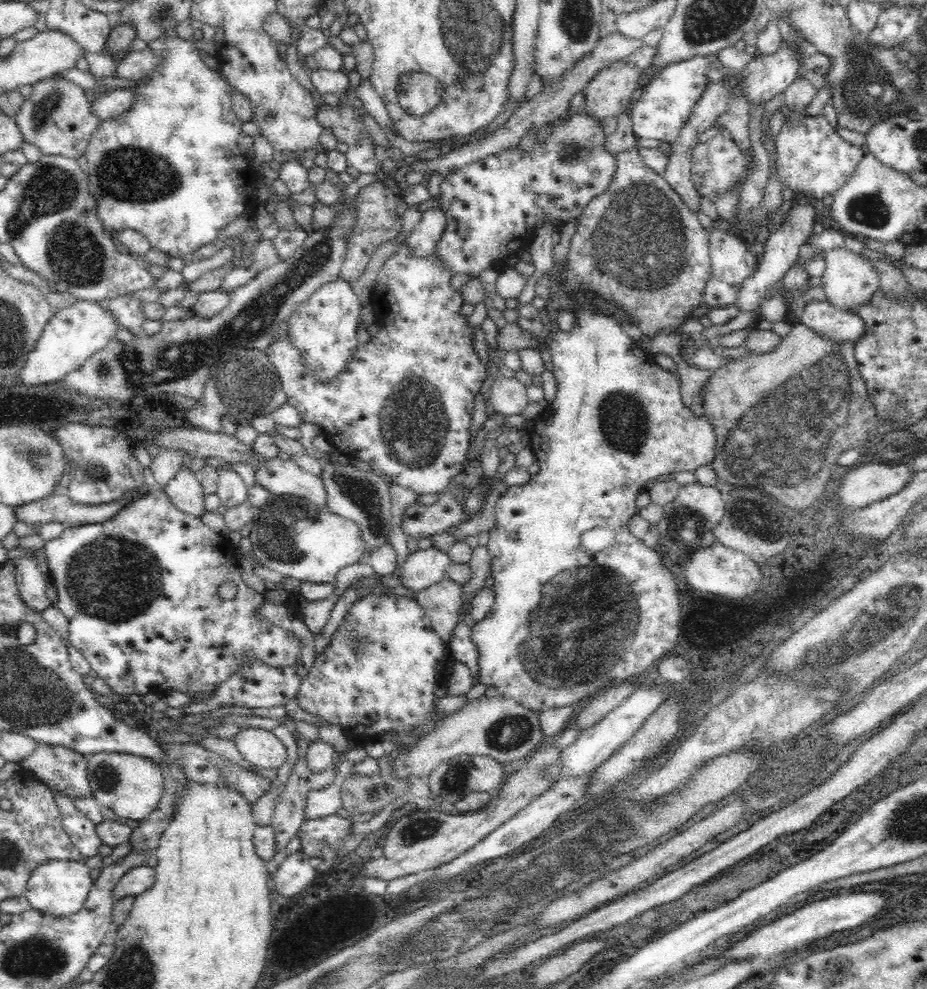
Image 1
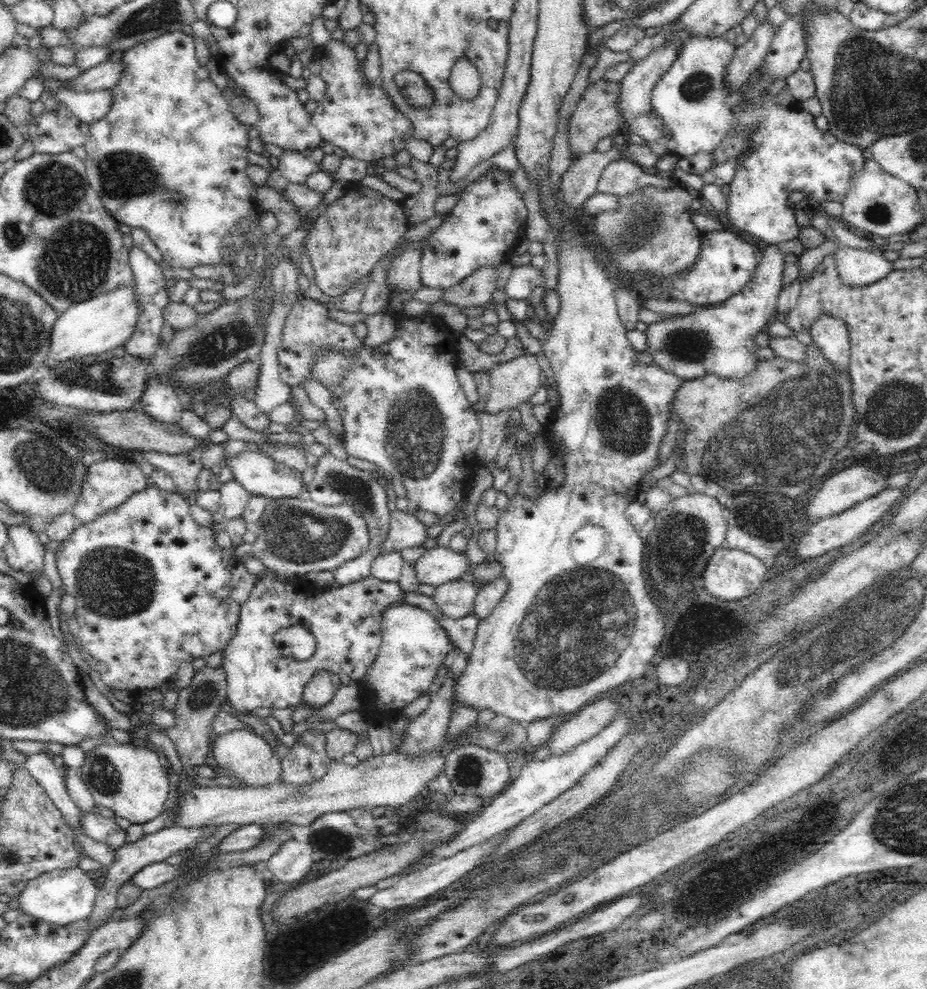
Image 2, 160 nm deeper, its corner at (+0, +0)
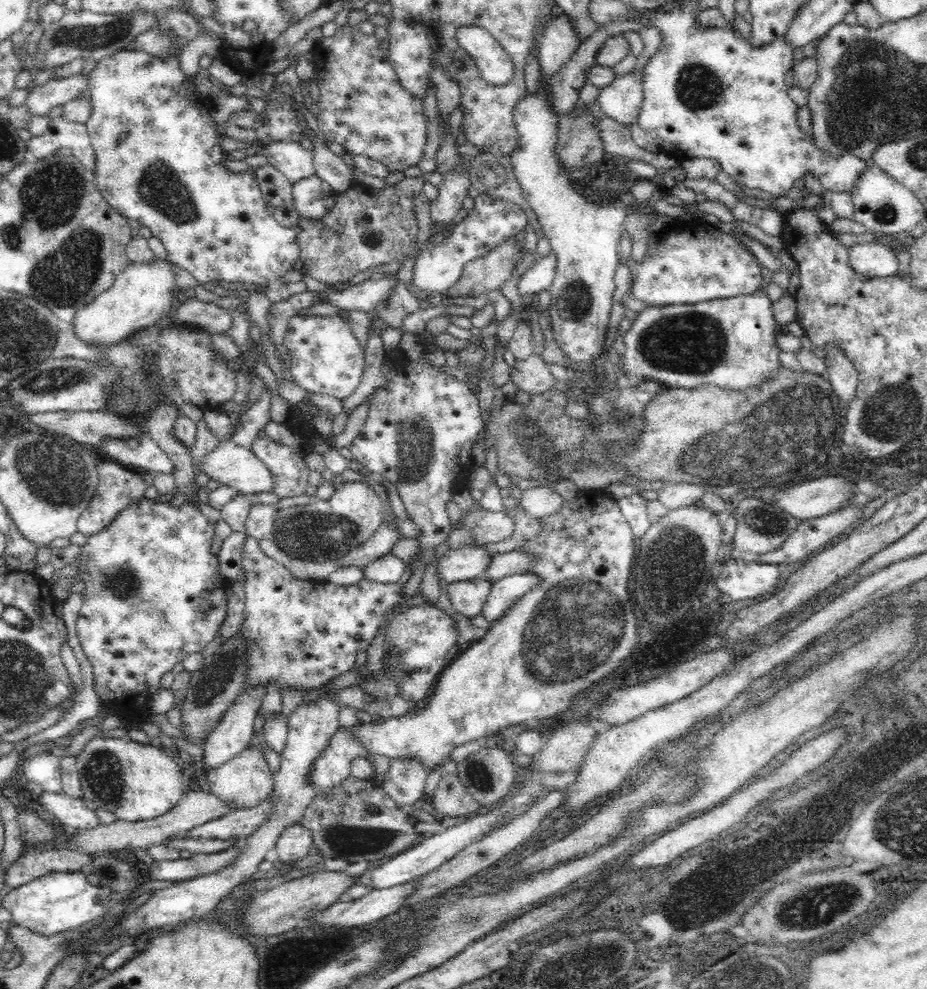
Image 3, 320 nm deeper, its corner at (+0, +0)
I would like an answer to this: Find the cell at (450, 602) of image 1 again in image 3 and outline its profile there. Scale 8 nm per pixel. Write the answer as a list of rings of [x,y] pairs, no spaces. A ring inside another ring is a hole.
[[[486,576],[451,583],[446,590],[447,596],[456,612],[472,619],[482,614],[482,607],[490,594],[491,584],[492,581]]]

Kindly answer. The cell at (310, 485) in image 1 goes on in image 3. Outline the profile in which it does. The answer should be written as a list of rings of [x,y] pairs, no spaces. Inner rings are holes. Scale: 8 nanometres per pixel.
[[[220,441],[212,452],[208,452],[199,472],[220,483],[222,488],[236,489],[242,495],[272,492],[274,487],[269,469],[251,449],[232,441]]]

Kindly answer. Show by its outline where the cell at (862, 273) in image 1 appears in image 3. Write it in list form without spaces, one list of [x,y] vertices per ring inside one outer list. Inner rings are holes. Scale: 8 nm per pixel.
[[[889,240],[854,243],[848,247],[849,263],[854,272],[868,278],[894,276],[898,272],[895,246]]]

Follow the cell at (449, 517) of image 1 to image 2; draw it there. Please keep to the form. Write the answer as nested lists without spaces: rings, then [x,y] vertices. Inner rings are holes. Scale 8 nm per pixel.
[[[395,509],[390,511],[388,534],[378,548],[378,554],[402,551],[404,548],[422,545],[426,540],[426,525],[418,521],[412,511]]]

